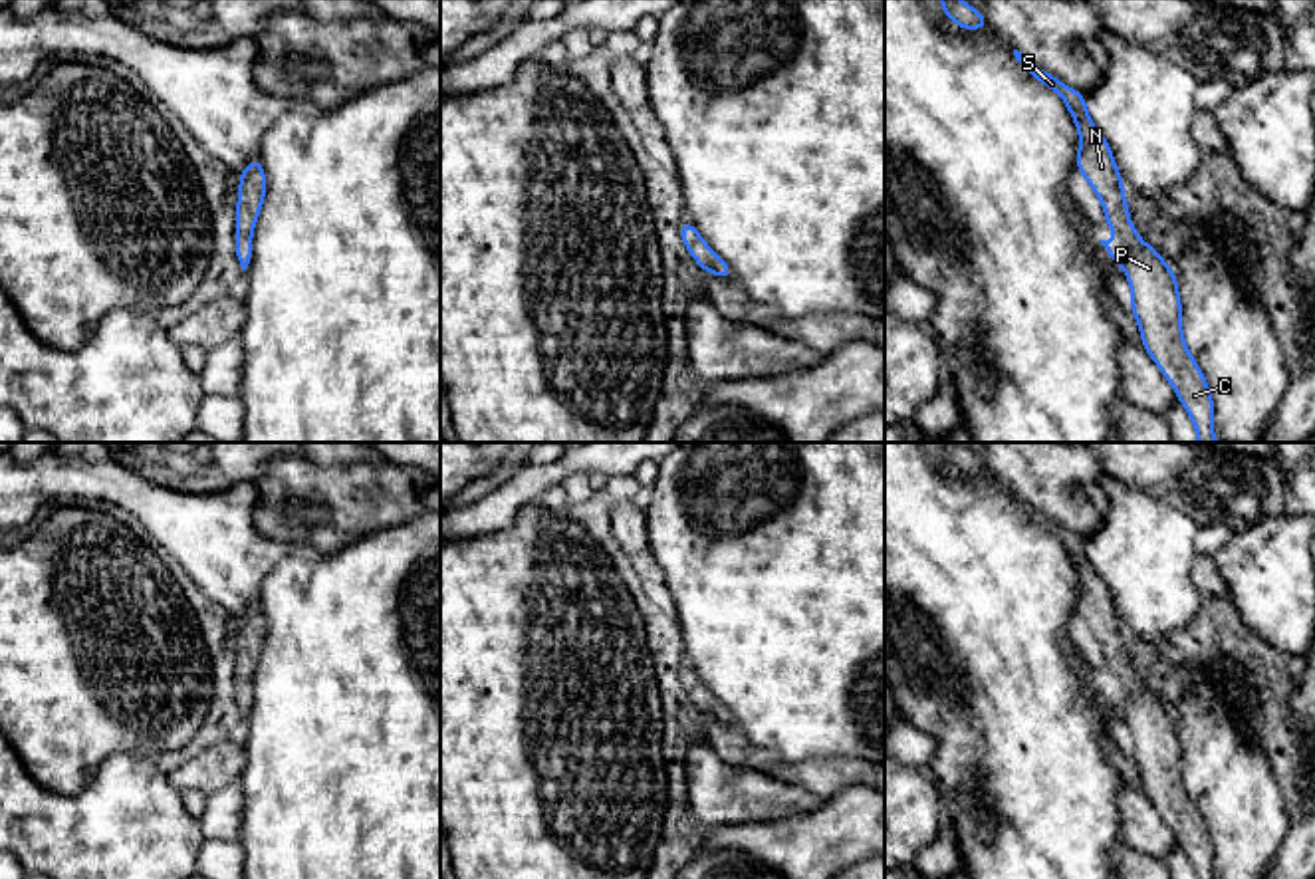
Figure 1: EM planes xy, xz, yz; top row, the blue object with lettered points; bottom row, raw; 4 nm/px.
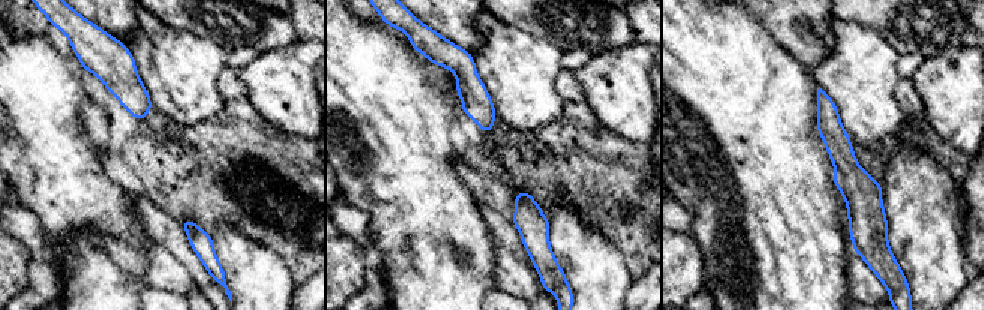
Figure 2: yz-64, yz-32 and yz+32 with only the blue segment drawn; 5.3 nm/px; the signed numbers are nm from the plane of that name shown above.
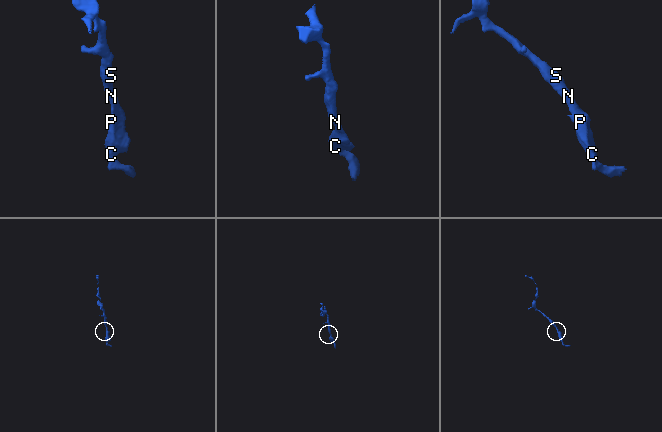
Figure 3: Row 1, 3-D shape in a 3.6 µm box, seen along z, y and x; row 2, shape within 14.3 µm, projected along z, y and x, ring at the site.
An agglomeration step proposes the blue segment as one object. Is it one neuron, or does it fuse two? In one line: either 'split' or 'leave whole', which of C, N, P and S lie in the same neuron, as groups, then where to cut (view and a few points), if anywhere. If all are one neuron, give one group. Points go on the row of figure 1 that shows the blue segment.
leave whole | C N P S | no cut

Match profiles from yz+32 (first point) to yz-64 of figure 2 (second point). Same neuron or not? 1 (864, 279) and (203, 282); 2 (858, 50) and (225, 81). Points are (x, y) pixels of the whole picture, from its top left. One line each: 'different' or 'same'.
1: different
2: different

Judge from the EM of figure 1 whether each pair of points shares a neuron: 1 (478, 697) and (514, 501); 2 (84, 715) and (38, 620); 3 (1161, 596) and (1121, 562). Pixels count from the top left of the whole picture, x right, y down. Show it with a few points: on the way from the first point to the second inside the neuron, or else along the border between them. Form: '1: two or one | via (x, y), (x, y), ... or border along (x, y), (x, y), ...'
1: two | border along (536, 502), (528, 504), (508, 526), (467, 540)
2: one | via (72, 691), (70, 651), (62, 643)
3: one | via (1151, 586), (1131, 566)

